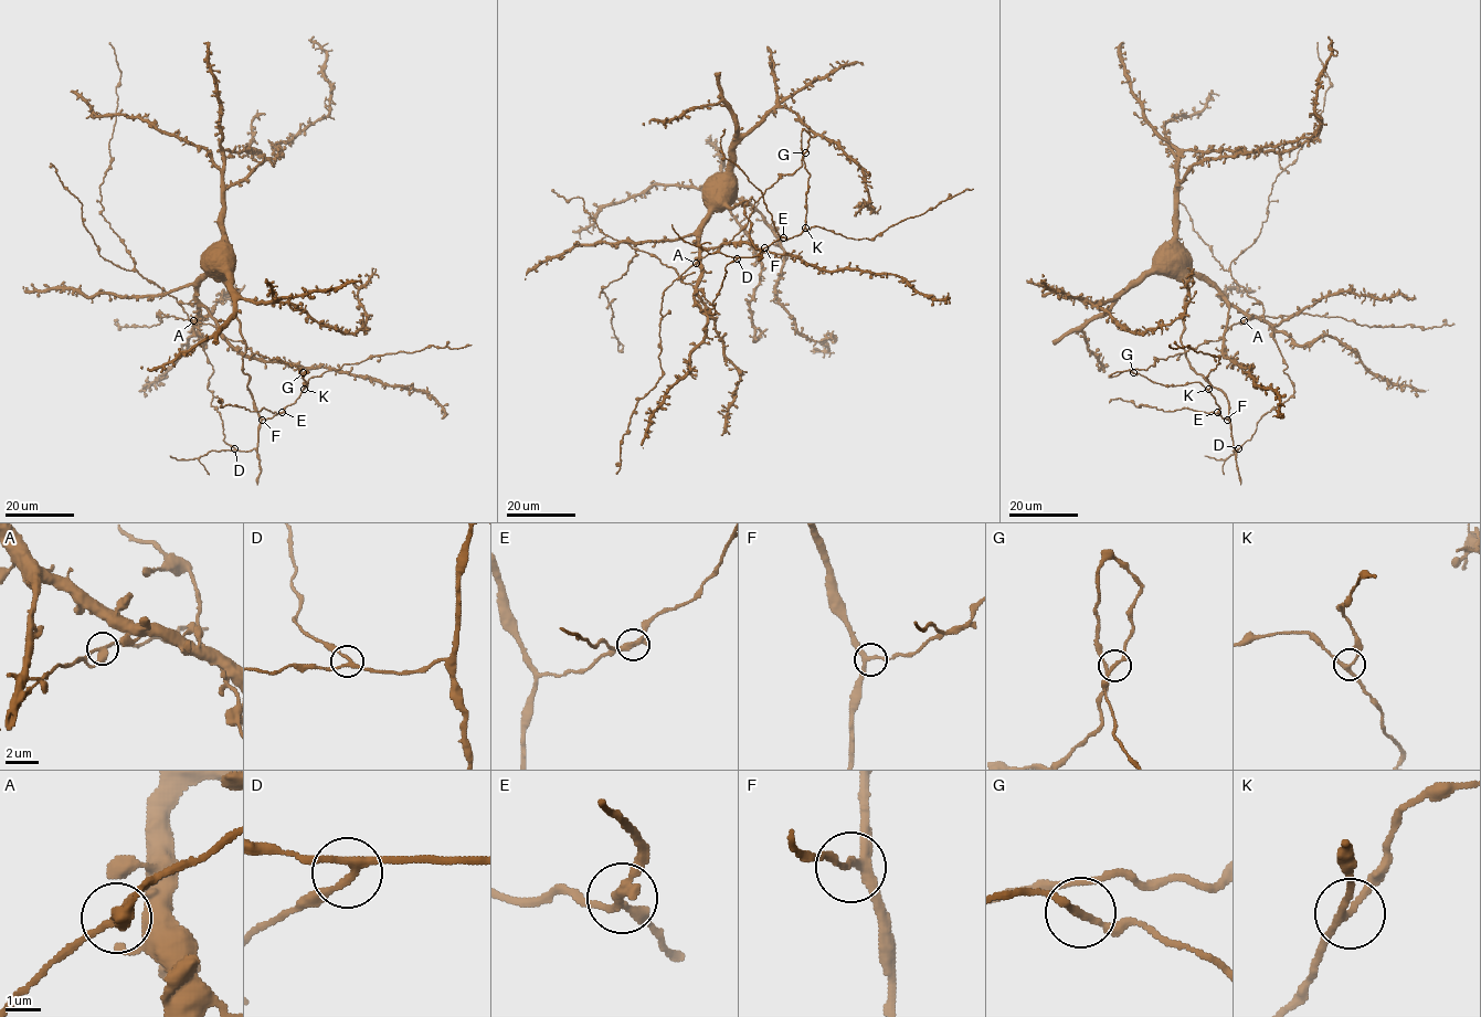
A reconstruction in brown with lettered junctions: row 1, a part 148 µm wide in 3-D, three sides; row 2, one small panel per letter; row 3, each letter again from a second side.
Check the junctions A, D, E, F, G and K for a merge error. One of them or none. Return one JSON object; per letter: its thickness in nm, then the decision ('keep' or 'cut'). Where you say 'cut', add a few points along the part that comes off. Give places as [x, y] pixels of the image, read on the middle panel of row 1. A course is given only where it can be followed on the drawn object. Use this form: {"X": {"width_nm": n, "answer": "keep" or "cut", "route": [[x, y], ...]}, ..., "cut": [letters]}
{"A": {"width_nm": 280, "answer": "keep"}, "D": {"width_nm": 200, "answer": "keep"}, "E": {"width_nm": 220, "answer": "cut", "route": [[783, 237], [774, 228], [762, 192], [721, 152], [725, 128]]}, "F": {"width_nm": 240, "answer": "keep"}, "G": {"width_nm": 170, "answer": "keep"}, "K": {"width_nm": 190, "answer": "keep"}, "cut": ["E"]}

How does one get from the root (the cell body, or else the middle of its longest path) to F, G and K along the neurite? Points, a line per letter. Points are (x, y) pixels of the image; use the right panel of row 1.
F: (1156, 263), (1156, 271), (1181, 278), (1186, 285), (1182, 345), (1194, 370), (1226, 396), (1227, 420)
G: (1156, 263), (1165, 274), (1207, 281), (1227, 303), (1227, 330), (1145, 370), (1110, 375), (1133, 372)
K: (1156, 263), (1156, 271), (1186, 285), (1182, 345), (1194, 370), (1226, 396), (1226, 420), (1208, 389)

